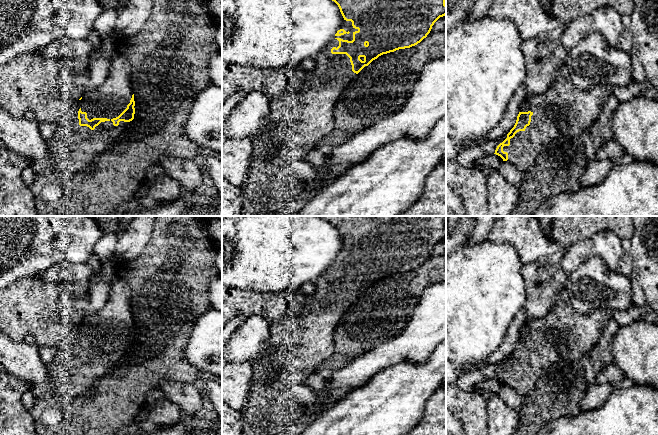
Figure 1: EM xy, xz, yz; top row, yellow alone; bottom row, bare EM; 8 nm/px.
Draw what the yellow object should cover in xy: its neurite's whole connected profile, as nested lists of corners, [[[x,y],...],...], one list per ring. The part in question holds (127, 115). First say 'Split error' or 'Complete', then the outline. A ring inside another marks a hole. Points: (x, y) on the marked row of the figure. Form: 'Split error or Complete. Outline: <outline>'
Complete. Outline: [[[134,94],[130,100],[130,103],[127,105],[127,108],[116,118],[111,119],[114,126],[118,126],[120,121],[130,122],[134,119],[135,114],[135,101]]]

